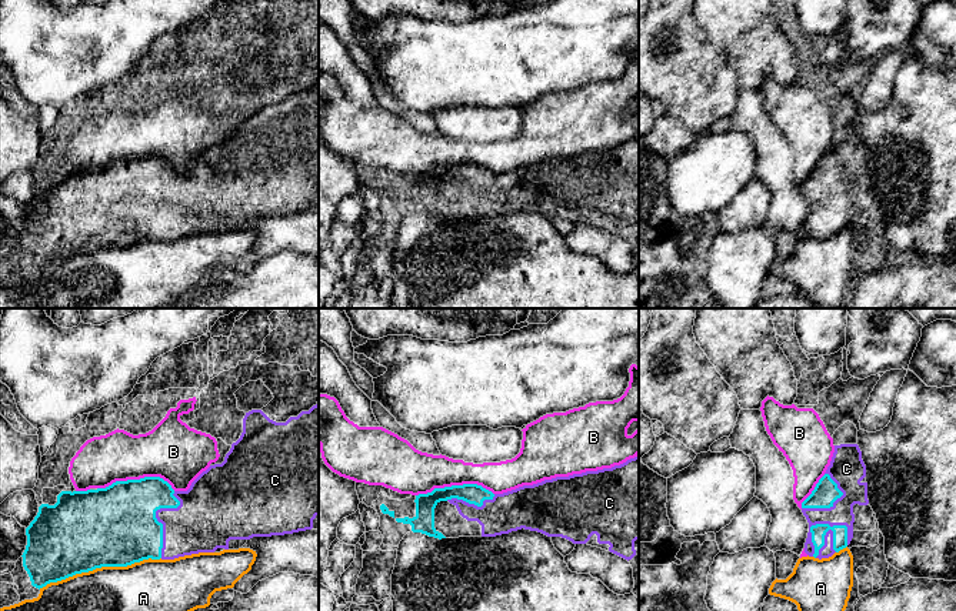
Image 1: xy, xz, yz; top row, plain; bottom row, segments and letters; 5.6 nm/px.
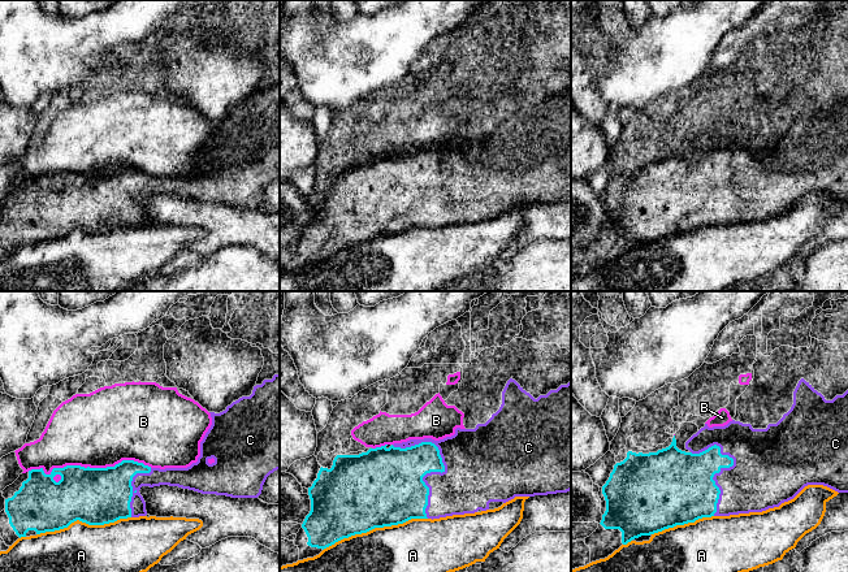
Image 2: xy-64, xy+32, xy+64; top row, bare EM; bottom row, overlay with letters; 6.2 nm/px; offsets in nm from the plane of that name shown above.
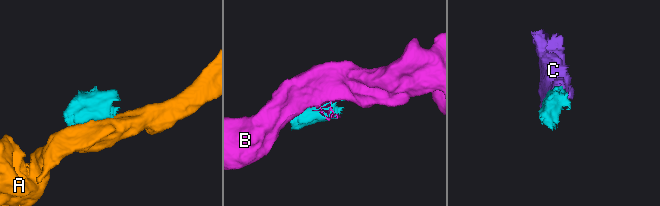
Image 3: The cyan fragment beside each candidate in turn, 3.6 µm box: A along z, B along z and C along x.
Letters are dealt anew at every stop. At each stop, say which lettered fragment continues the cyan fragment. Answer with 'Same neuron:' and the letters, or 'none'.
Same neuron: C

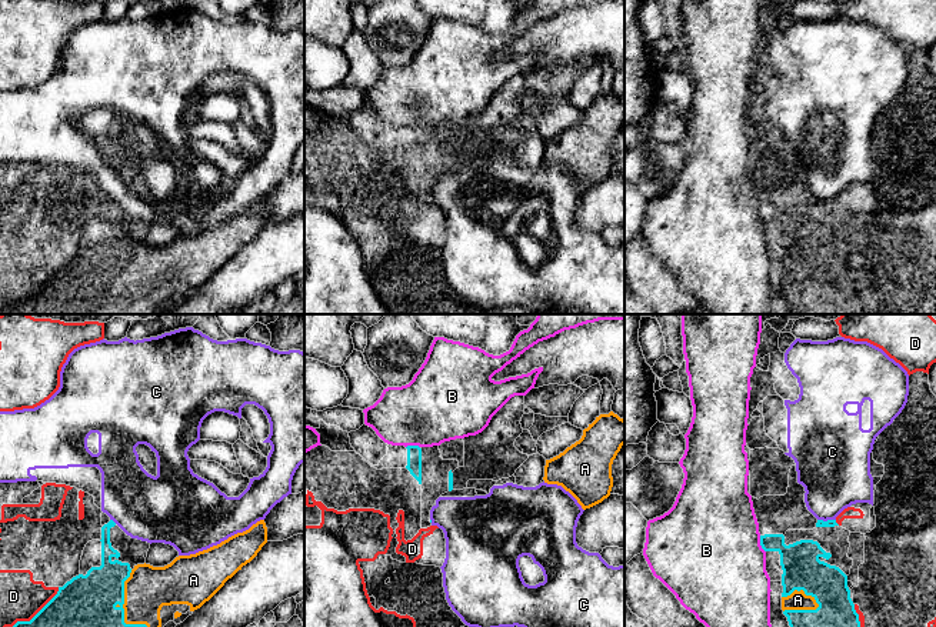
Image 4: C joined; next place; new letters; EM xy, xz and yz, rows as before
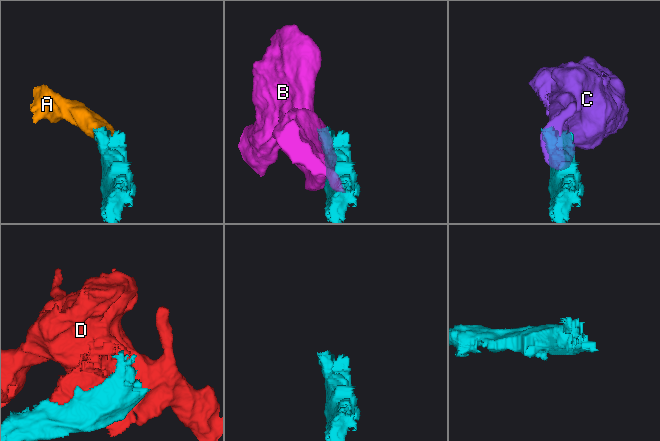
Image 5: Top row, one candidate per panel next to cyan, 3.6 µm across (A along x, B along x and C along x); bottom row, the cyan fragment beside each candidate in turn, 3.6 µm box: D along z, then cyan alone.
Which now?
Same neuron: A

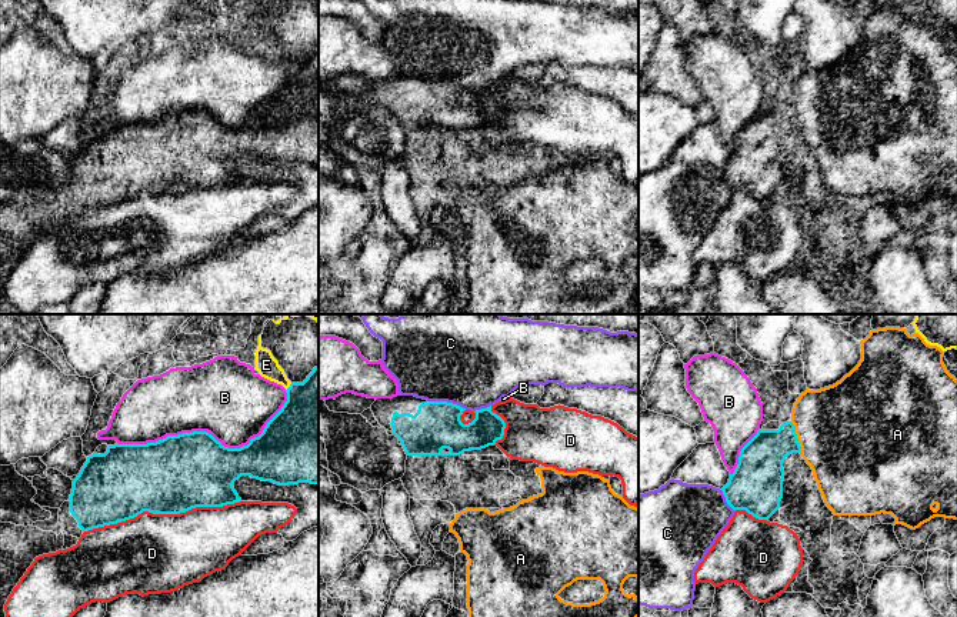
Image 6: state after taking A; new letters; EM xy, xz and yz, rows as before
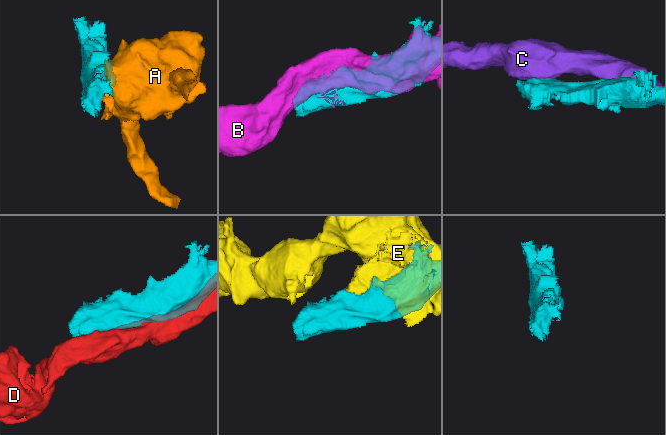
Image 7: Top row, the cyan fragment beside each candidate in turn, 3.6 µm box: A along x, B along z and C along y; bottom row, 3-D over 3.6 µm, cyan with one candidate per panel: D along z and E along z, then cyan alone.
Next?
Same neuron: none

